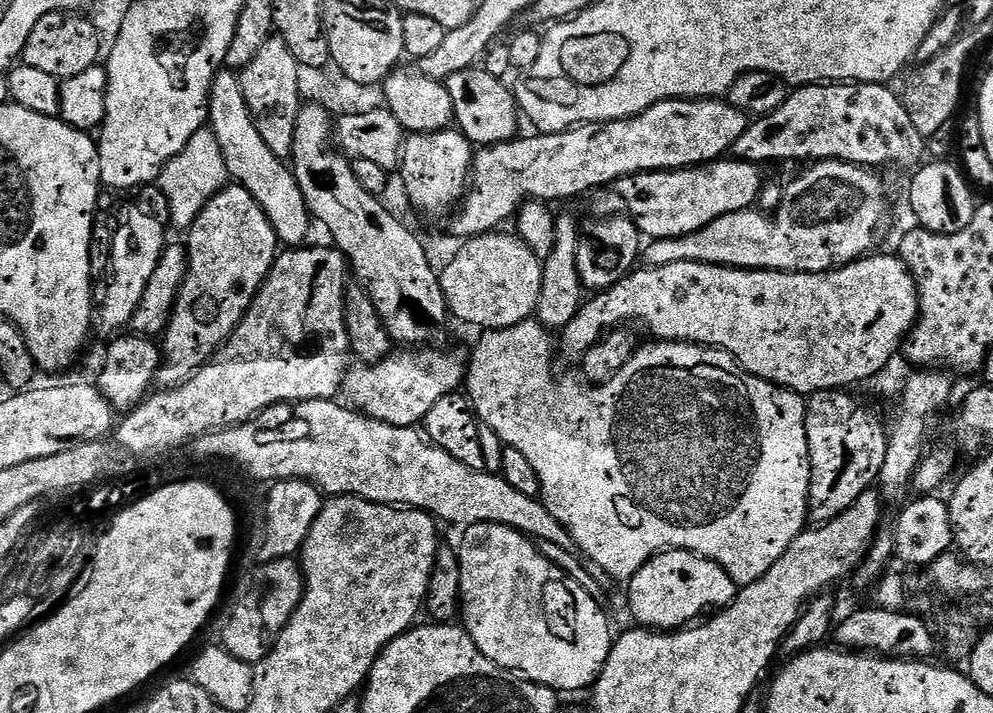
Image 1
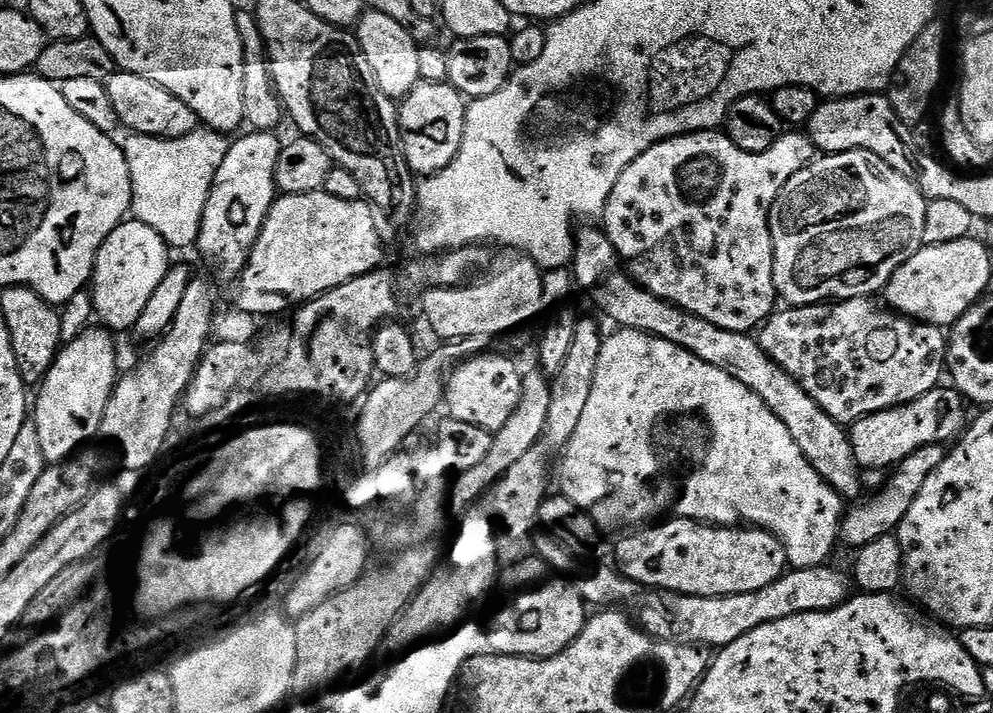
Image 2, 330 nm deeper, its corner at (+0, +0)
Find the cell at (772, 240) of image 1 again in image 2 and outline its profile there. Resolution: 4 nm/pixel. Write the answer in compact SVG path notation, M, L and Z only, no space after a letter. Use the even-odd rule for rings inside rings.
M850 150L821 155L782 186L782 194L778 194L770 210L777 297L785 305L803 306L872 298L883 293L892 275L925 245L927 205L918 186L898 174L894 166L882 162L878 154Z

